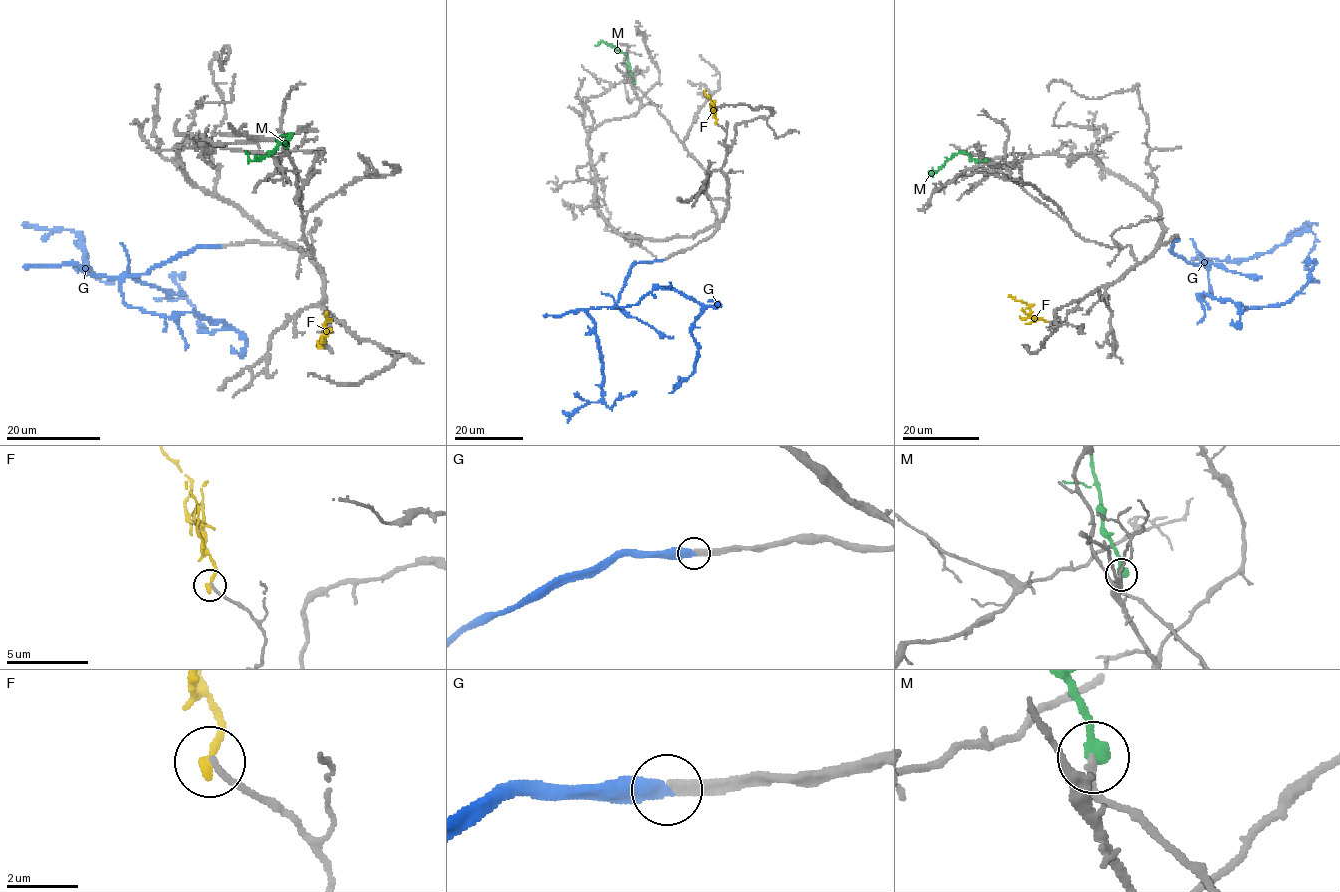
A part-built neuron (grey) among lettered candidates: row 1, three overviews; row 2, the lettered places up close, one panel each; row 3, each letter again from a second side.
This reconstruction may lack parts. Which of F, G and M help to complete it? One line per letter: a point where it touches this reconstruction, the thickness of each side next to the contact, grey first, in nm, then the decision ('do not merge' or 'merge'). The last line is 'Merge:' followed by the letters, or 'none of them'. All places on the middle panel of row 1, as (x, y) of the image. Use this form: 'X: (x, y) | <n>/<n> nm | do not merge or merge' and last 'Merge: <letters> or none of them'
F: (715, 122) | 170/240 nm | do not merge
G: (663, 259) | 260/440 nm | merge
M: (634, 83) | 220/440 nm | merge
Merge: G, M

